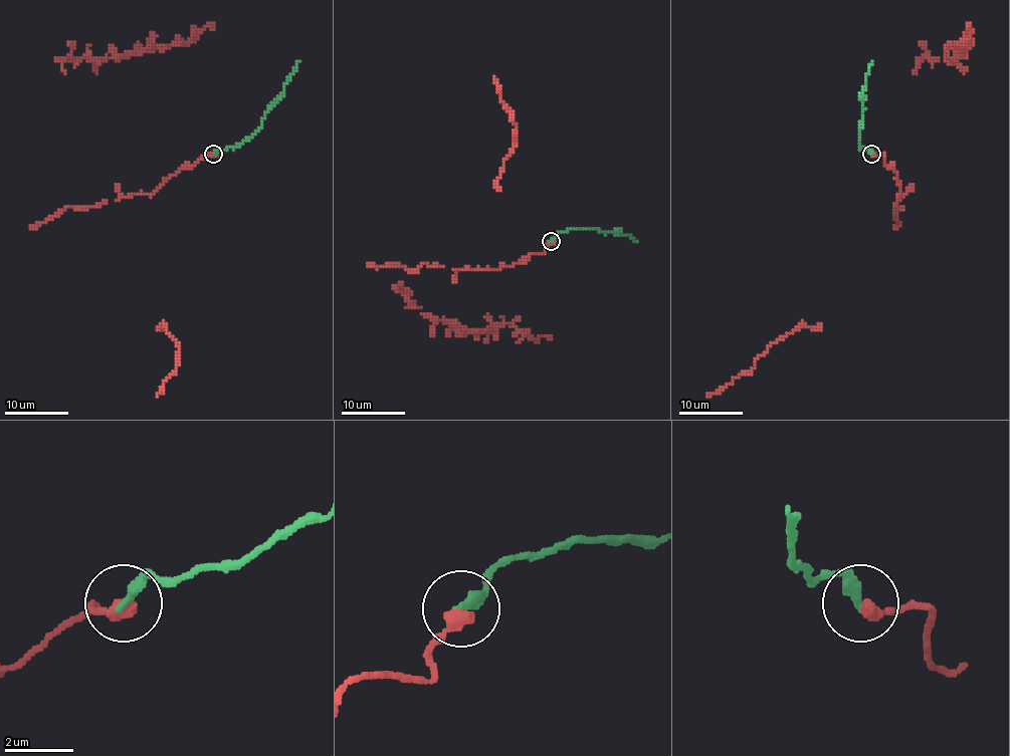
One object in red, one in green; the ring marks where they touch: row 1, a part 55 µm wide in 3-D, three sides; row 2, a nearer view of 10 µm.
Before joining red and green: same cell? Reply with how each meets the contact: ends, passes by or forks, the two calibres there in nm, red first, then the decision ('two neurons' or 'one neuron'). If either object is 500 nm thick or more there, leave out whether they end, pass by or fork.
red ends there; green ends there; 440 nm thick on the red side, 320 nm on the other; one neuron

